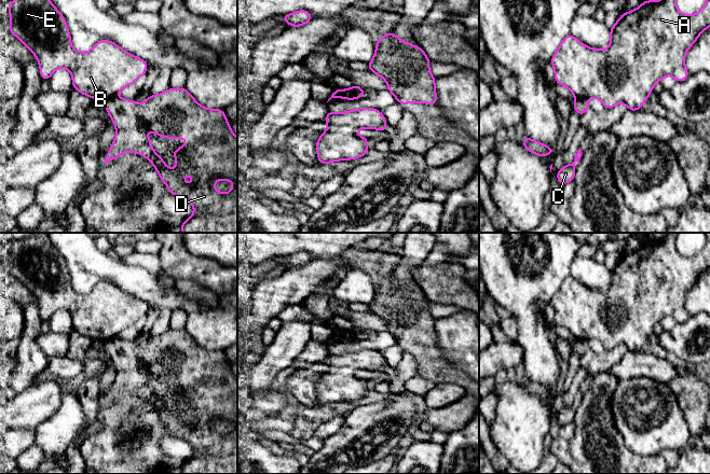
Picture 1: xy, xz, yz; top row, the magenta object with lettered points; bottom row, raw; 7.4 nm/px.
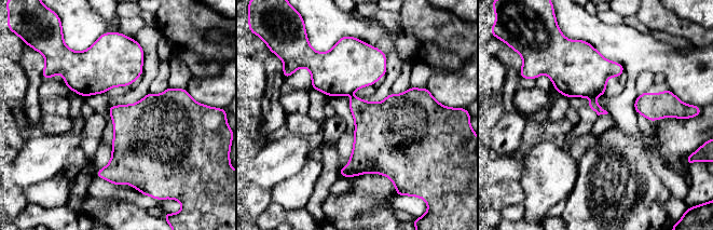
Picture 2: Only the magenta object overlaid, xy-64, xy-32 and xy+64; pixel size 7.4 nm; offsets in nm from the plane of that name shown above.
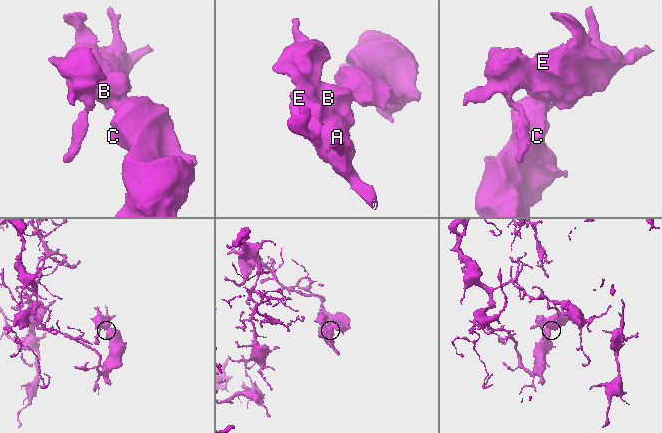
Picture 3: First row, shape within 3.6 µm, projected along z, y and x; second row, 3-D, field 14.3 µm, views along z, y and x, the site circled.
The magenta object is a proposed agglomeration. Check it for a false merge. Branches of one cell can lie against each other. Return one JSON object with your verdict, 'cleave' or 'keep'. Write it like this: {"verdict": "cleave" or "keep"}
{"verdict": "cleave"}

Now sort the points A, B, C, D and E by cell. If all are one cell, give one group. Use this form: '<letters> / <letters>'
A B E / C D

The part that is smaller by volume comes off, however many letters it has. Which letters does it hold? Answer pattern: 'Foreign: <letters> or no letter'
Foreign: A, B, E

